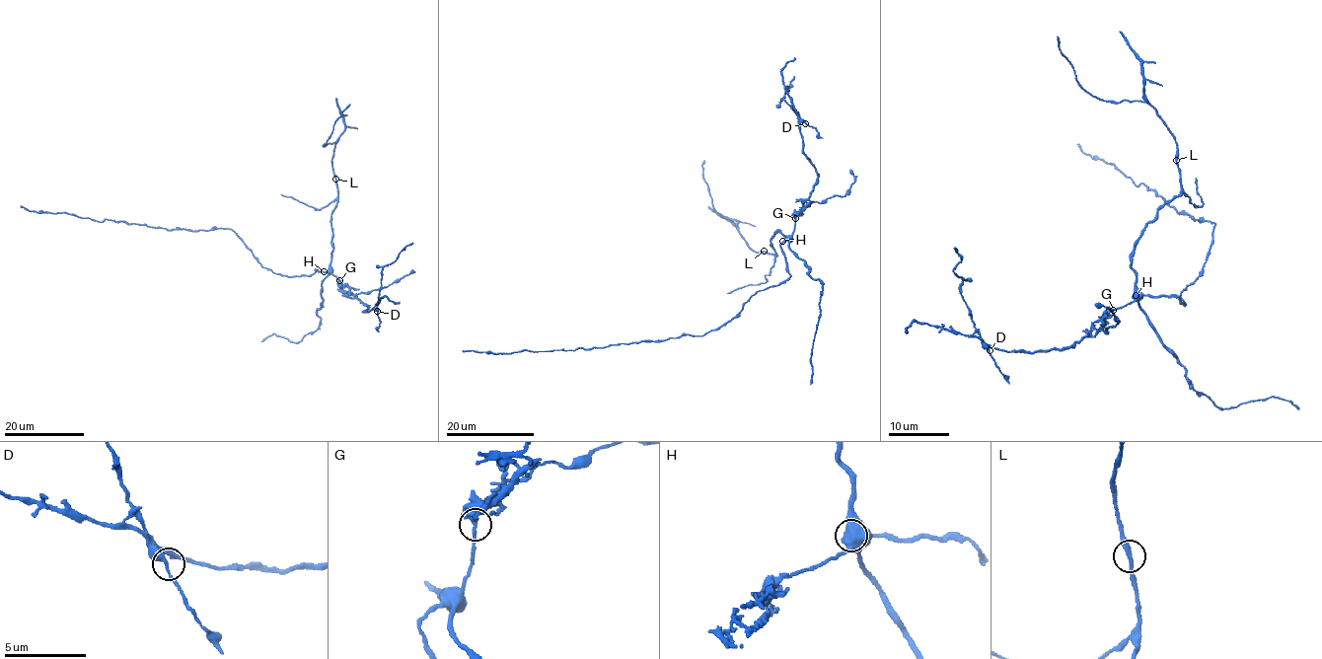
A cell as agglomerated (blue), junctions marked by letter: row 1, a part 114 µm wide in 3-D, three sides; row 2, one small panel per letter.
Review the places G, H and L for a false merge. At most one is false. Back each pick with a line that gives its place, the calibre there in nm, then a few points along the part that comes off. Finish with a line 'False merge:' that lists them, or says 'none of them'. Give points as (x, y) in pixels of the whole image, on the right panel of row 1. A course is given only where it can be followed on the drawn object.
G: place (1113, 310); calibre 280 nm; course (1112, 310), (1095, 334), (1067, 347), (991, 347), (963, 298), (955, 247)
False merge: G

